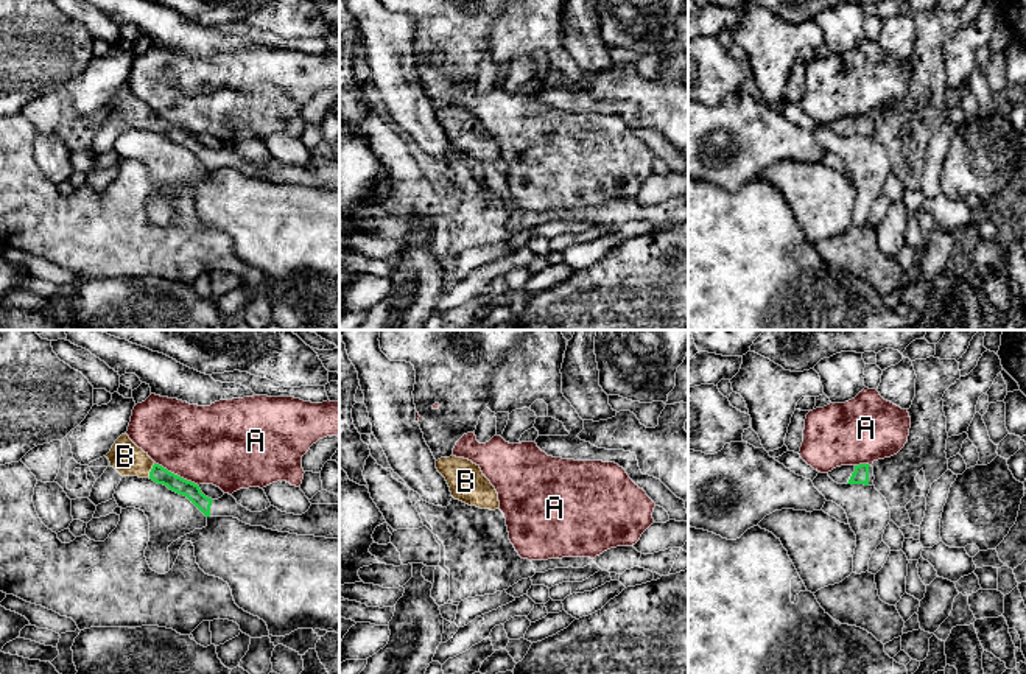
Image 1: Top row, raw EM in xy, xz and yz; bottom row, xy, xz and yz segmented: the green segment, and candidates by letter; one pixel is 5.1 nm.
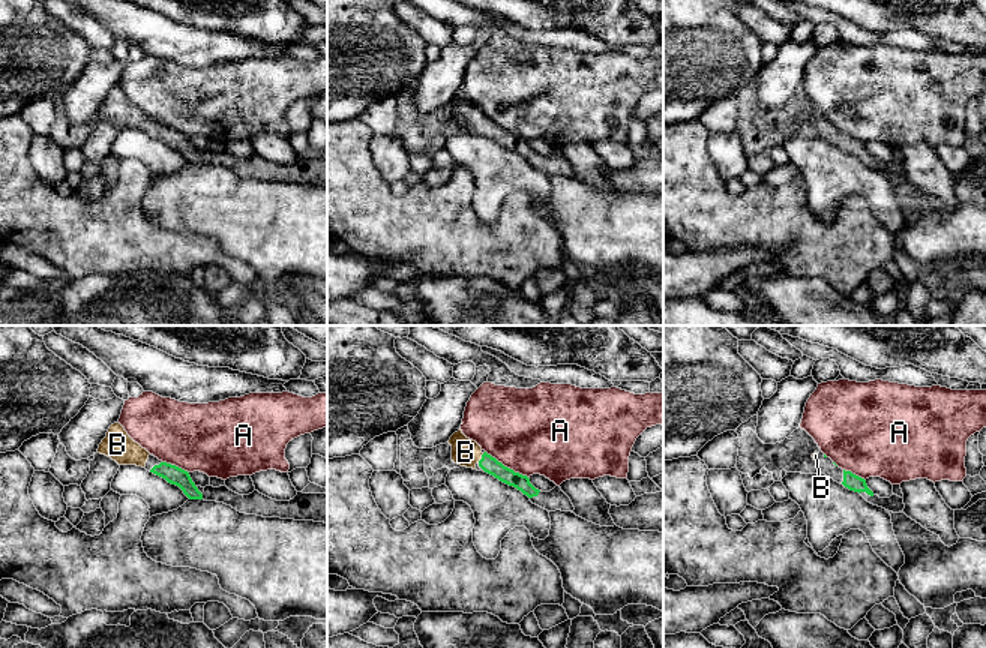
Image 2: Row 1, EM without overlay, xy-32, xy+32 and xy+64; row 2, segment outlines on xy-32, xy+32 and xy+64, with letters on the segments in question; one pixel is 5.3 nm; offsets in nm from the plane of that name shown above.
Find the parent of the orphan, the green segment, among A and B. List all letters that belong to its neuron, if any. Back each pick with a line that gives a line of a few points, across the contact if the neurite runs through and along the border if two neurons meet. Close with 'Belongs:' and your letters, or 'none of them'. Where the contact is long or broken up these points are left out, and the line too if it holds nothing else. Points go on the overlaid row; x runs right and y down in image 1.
B: Line: xy (158, 473), (151, 470), (125, 456)
Belongs: B

